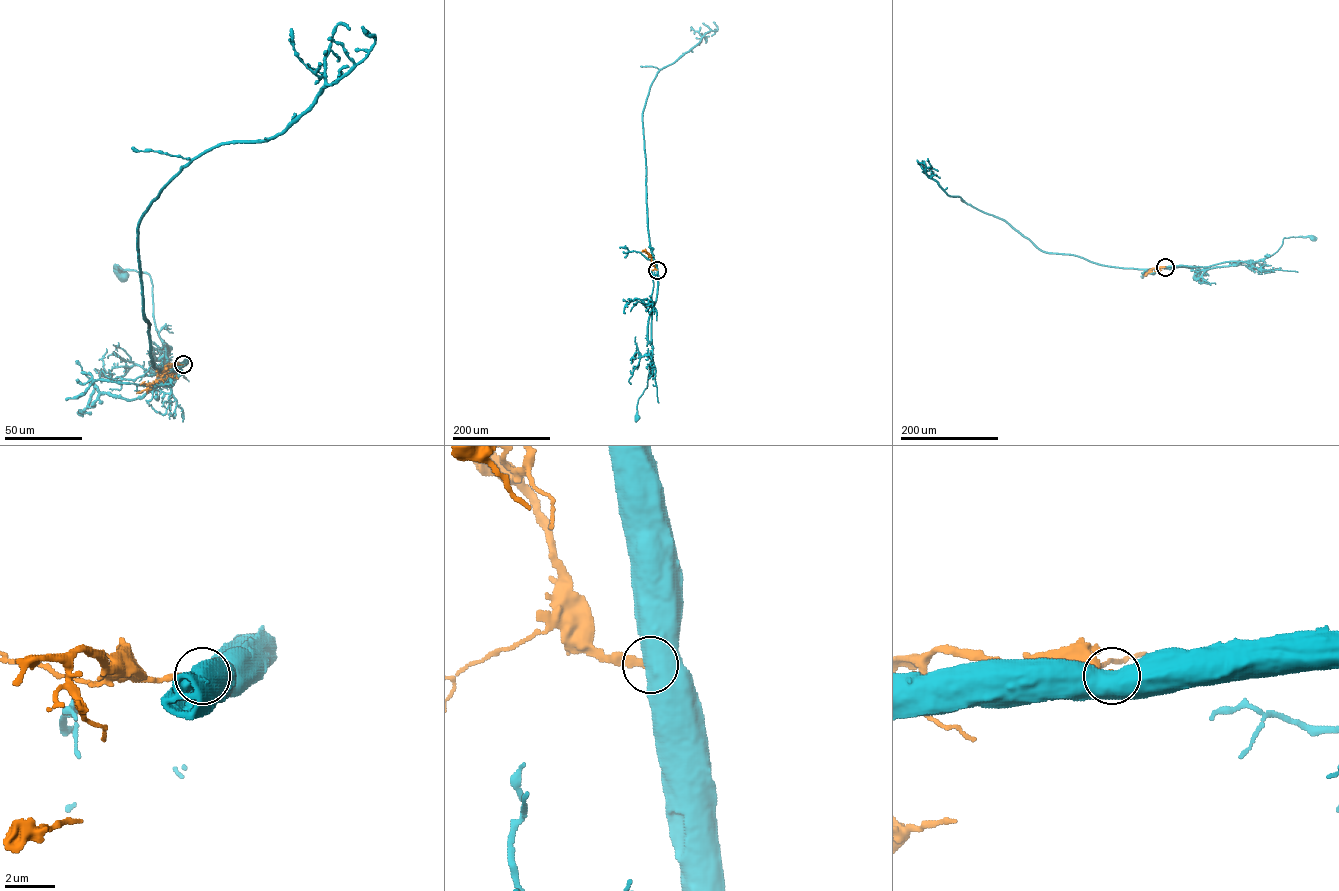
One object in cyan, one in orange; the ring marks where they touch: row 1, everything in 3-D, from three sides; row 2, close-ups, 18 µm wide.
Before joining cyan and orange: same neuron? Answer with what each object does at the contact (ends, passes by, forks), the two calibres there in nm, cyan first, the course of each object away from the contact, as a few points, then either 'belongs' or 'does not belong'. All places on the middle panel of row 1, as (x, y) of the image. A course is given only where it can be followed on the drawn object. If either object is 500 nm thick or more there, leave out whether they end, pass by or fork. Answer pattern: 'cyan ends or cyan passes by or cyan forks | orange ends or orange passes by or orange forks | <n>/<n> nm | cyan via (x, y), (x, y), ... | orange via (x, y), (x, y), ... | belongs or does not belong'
750/280 nm | cyan via (657, 270), (657, 293), (651, 319), (652, 360), (647, 387), (638, 399), (636, 417) | orange via (657, 270), (650, 255), (643, 250) | does not belong

